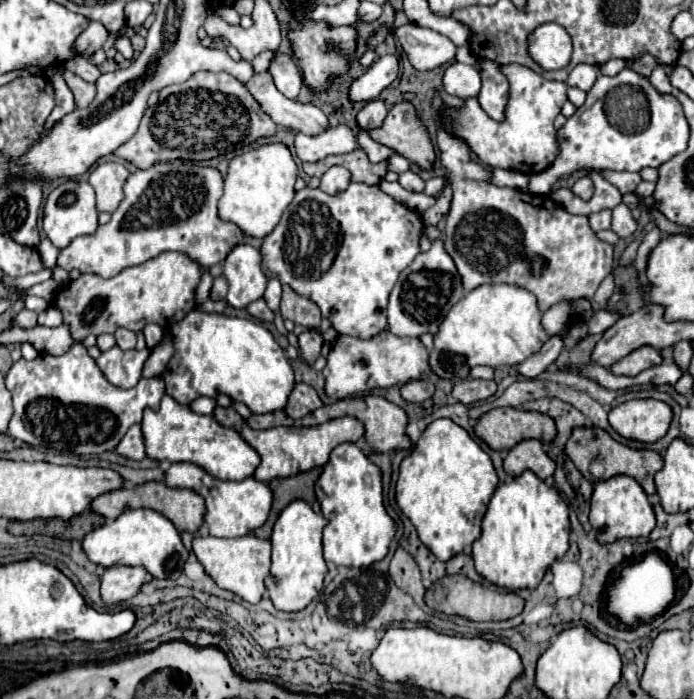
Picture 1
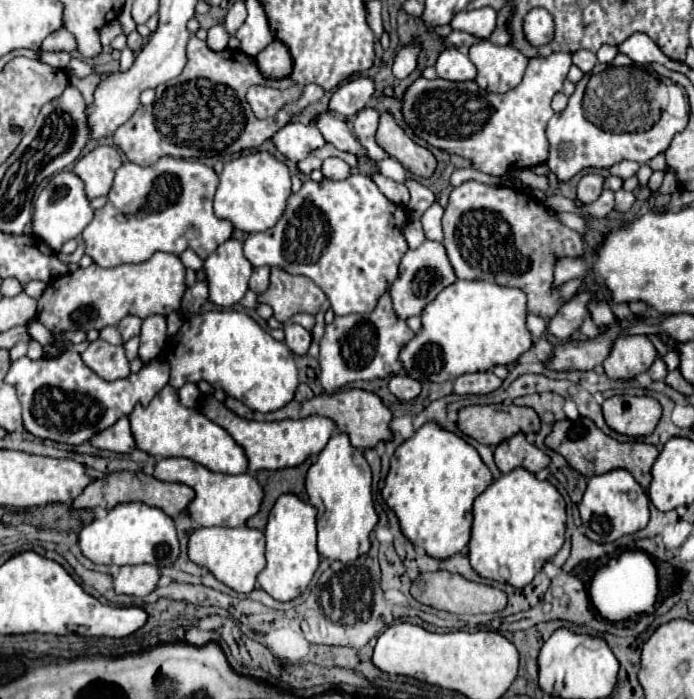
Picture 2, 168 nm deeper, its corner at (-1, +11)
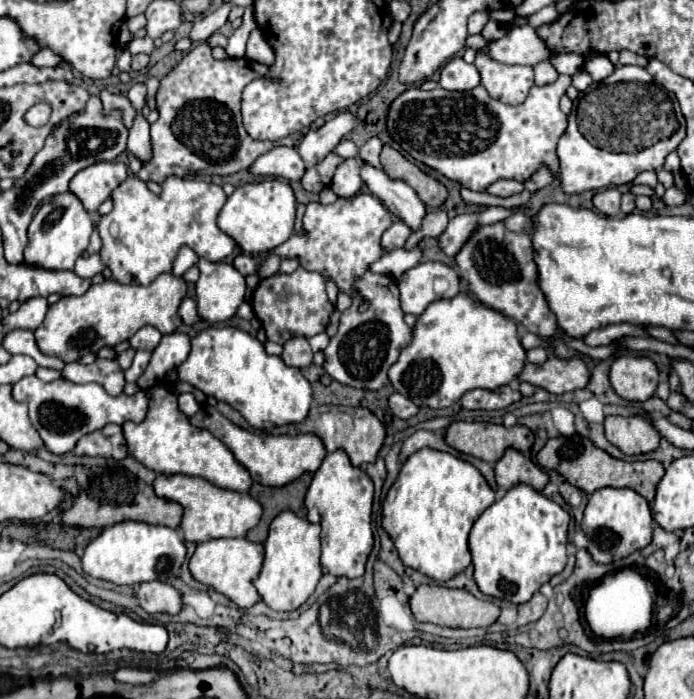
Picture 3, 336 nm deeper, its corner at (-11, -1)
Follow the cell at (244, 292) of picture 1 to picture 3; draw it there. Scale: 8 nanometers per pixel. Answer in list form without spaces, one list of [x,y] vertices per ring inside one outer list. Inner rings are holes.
[[[199,258],[197,266],[201,270],[199,280],[195,282],[199,318],[207,322],[229,320],[245,300],[245,278],[229,262],[213,264]]]

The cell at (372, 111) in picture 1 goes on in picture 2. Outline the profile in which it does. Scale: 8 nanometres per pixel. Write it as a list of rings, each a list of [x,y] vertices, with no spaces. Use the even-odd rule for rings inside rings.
[[[363,108],[361,112],[357,112],[357,116],[353,120],[353,130],[371,160],[385,160],[385,158],[389,158],[389,154],[375,142],[377,124],[379,124],[379,110]]]

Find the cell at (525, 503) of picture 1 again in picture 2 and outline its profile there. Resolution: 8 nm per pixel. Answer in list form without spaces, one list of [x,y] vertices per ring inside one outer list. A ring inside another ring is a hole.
[[[515,468],[497,478],[473,504],[473,532],[469,560],[473,570],[489,580],[507,582],[515,588],[527,586],[535,574],[551,560],[565,542],[567,508],[559,490],[537,480],[533,472]]]

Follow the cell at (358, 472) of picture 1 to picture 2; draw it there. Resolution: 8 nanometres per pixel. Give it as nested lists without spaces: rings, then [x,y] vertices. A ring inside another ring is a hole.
[[[341,432],[331,436],[317,462],[307,472],[307,494],[309,502],[319,510],[317,548],[321,556],[339,562],[351,562],[369,552],[369,536],[379,522],[371,496],[371,466],[367,464],[363,450],[351,446],[349,436]]]

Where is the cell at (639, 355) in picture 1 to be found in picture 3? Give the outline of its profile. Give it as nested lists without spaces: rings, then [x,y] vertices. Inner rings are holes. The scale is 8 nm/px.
[[[623,355],[611,364],[611,386],[625,400],[645,402],[659,382],[657,366],[649,358]]]

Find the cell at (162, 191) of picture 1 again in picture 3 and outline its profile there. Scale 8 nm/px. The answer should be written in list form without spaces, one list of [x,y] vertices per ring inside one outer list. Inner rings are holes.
[[[129,176],[113,190],[111,198],[115,208],[109,214],[101,216],[101,224],[99,224],[99,234],[103,240],[101,260],[105,262],[107,268],[111,268],[113,278],[121,284],[151,284],[159,274],[171,272],[171,262],[181,246],[189,246],[197,256],[209,262],[221,262],[227,256],[231,256],[235,250],[235,242],[217,228],[219,210],[227,200],[225,192],[217,184],[169,176],[163,182],[163,194],[157,196],[145,186],[143,180],[139,180],[137,176]]]

